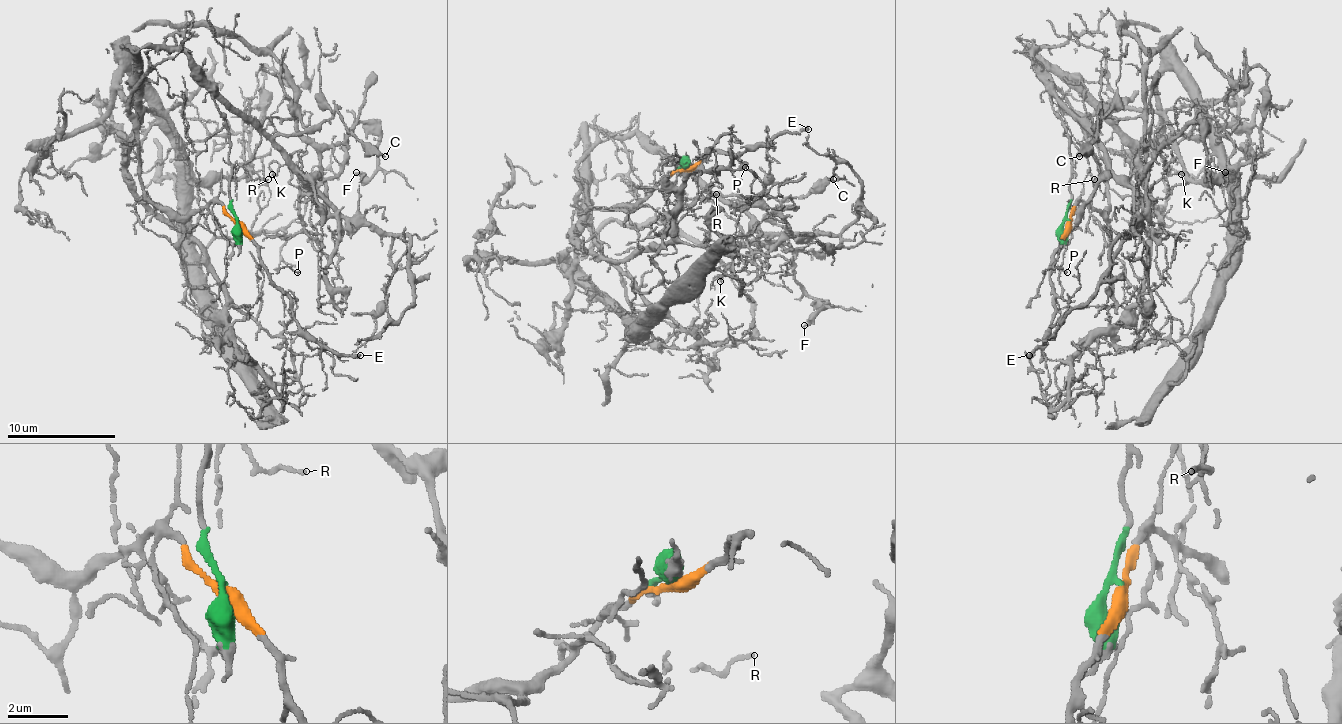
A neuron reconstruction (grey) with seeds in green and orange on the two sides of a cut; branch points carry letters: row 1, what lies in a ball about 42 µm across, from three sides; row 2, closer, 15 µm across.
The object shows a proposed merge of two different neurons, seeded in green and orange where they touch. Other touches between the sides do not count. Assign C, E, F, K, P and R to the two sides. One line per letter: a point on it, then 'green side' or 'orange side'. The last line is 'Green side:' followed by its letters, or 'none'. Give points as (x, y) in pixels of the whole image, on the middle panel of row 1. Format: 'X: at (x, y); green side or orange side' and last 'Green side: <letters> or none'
C: at (833, 179); green side
E: at (808, 129); orange side
F: at (804, 325); green side
K: at (720, 281); green side
P: at (745, 167); orange side
R: at (716, 194); green side
Green side: C, F, K, R

